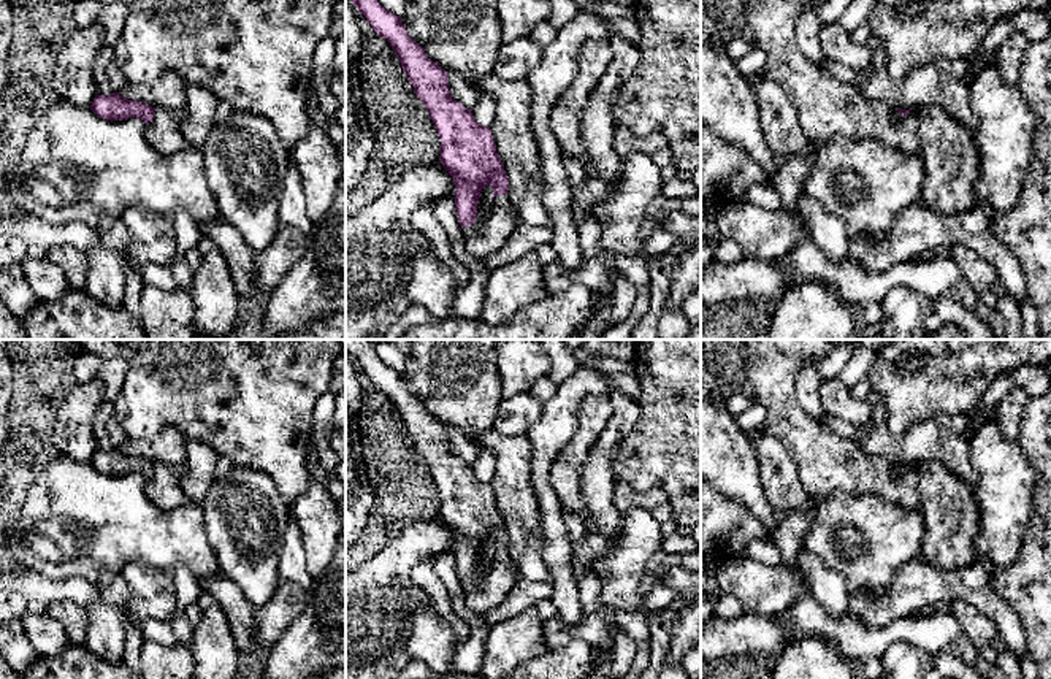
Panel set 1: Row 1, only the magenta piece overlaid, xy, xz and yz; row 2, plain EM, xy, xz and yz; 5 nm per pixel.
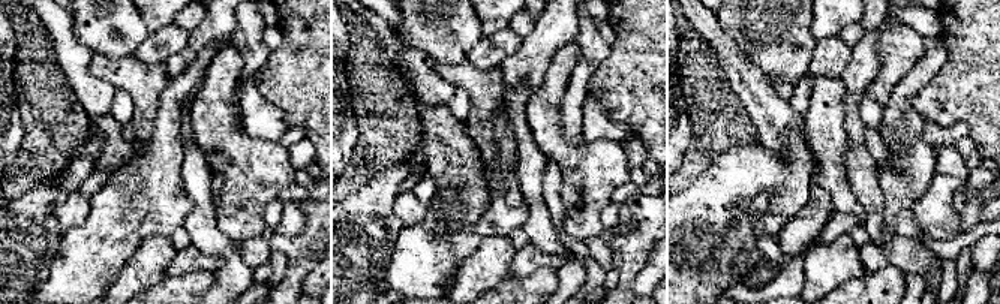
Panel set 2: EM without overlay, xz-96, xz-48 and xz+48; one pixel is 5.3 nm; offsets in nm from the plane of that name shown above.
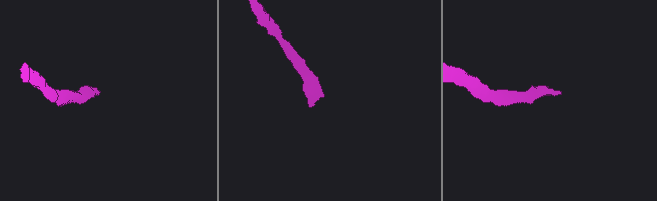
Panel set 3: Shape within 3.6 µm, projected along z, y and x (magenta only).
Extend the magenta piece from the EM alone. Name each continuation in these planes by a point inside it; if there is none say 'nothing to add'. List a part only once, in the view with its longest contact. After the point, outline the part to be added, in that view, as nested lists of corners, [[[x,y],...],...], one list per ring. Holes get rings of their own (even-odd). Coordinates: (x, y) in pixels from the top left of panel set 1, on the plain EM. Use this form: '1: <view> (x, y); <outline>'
1: xz (492, 587); [[[496,550],[487,573],[479,579],[461,582],[466,606],[472,616],[479,619],[485,611],[504,601],[518,574],[517,562],[509,552]]]

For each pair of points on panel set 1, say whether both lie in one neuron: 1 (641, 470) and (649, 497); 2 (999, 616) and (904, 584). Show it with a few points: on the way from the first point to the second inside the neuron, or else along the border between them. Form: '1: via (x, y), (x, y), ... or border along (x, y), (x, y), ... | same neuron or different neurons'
1: border along (615, 478), (639, 491), (660, 489), (668, 502) | different neurons
2: via (977, 592), (970, 586), (928, 586) | same neuron

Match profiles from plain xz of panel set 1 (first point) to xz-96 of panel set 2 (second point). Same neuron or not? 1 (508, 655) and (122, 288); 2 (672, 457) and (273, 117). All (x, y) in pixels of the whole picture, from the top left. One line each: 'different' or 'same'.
1: same
2: different

